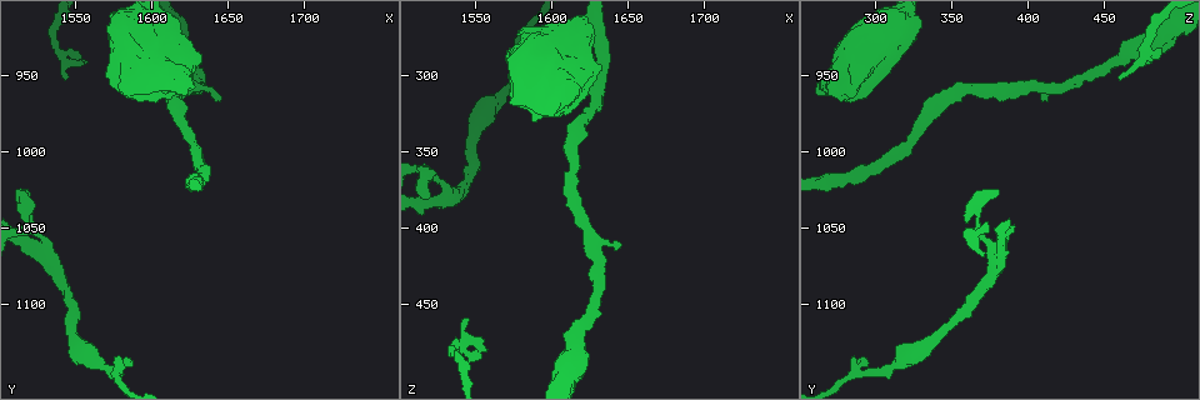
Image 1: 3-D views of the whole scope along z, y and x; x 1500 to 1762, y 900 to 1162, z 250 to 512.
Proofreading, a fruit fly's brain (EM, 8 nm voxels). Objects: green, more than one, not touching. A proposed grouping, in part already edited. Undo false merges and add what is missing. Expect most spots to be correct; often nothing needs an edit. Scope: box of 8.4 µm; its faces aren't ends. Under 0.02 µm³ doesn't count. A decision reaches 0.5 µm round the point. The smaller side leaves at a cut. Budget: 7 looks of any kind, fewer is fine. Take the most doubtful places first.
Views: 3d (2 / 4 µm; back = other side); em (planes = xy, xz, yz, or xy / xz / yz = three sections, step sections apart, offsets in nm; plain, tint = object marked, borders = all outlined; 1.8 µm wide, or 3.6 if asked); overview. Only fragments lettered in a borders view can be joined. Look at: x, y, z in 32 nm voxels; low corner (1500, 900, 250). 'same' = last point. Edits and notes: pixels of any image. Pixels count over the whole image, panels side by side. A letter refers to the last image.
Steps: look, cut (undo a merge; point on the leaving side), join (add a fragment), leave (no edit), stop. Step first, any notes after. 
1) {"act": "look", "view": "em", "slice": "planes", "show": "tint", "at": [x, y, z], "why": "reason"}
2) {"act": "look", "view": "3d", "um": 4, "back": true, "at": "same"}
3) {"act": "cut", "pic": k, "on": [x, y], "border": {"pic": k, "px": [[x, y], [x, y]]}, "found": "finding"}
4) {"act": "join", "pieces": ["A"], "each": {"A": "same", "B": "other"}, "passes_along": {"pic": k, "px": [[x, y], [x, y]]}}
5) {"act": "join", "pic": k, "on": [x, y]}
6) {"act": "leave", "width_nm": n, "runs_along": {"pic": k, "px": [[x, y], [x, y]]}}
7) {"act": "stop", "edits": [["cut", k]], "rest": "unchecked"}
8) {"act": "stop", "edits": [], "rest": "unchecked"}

{"act": "look", "view": "em", "slice": "planes", "show": "borders", "at": [1644, 966, 414]}

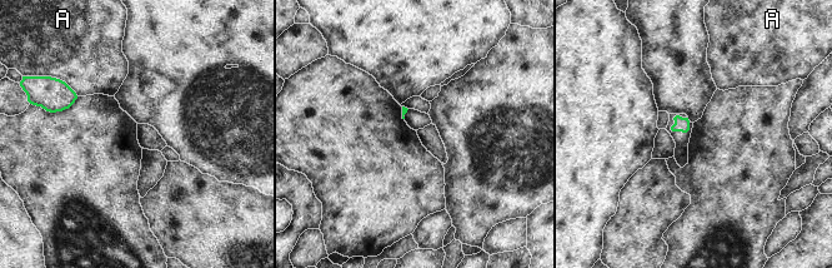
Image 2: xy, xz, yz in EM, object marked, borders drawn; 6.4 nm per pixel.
{"act": "leave", "each": {"A": "other"}, "border": {"pic": 2, "px": [[65, 83], [78, 95]]}, "found": "none of them fits"}

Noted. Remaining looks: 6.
{"act": "look", "view": "em", "slice": "planes", "show": "borders", "at": [1522, 1028, 378], "why": "branch stops here"}

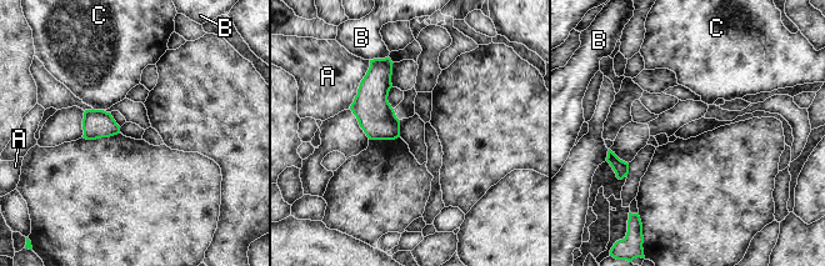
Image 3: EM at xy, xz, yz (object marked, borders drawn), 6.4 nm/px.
{"act": "leave", "longest_contact_nm": ["A", 340], "each": {"A": "other", "B": "other", "C": "other"}, "found": "none of them fits"}

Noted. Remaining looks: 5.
{"act": "look", "view": "em", "slice": "yz", "step": 16, "show": "plain", "at": [1554, 936, 488]}

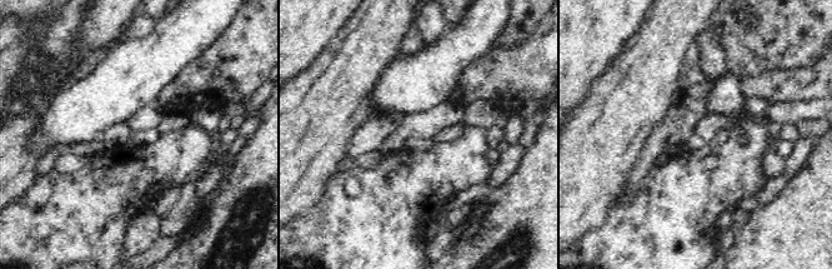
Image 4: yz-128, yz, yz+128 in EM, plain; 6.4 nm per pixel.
{"act": "look", "view": "em", "slice": "yz", "step": 16, "show": "borders", "at": "same"}

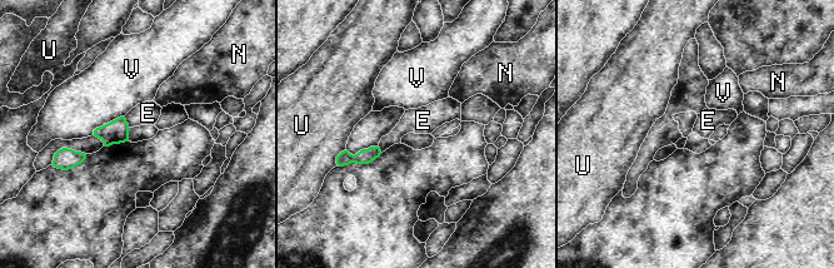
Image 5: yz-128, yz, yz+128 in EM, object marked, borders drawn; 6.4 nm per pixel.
{"act": "leave", "each": {"E": "other", "N": "other", "U": "other", "V": "other"}, "border": {"pic": 5, "px": [[124, 117], [129, 128]]}, "found": "no lettered fragment goes on from it"}

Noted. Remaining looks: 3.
{"act": "stop", "edits": [], "rest": "unchecked"}

